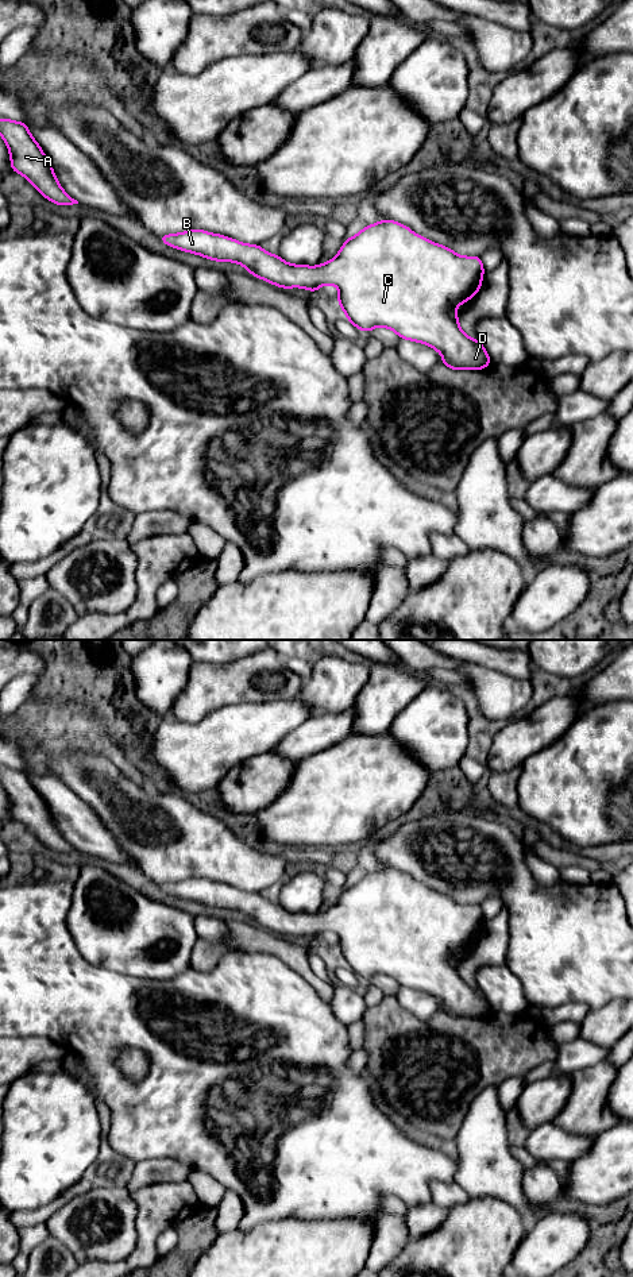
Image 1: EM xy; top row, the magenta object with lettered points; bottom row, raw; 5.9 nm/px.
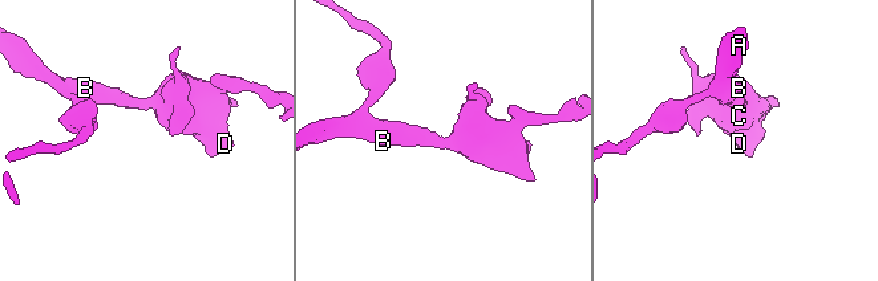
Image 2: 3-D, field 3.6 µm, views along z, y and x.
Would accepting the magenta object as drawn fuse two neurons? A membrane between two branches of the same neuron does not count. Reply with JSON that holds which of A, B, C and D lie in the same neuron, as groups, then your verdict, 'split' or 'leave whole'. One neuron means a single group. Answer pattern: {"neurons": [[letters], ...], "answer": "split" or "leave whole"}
{"neurons": [["A", "B", "C", "D"]], "answer": "leave whole"}

